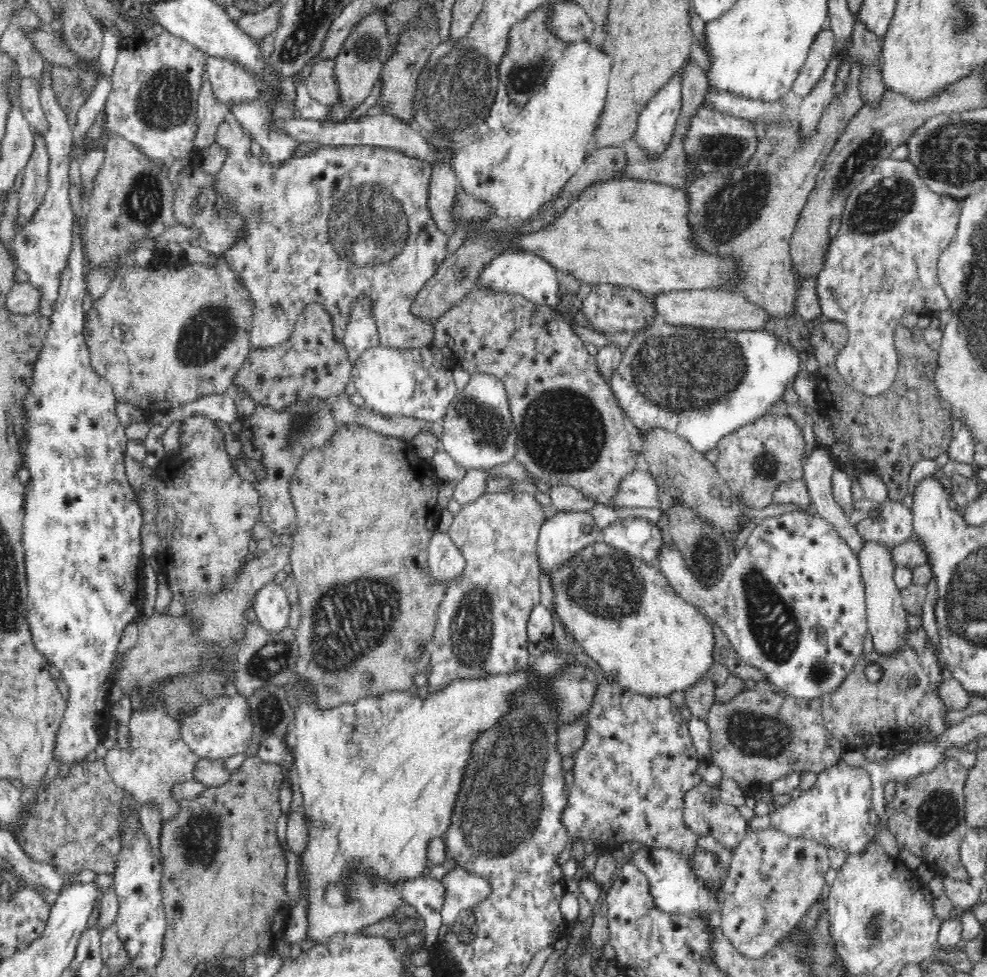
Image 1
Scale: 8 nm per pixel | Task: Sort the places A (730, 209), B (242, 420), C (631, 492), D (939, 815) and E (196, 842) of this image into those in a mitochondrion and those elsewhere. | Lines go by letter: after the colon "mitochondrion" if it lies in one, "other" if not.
A: mitochondrion
B: other
C: other
D: mitochondrion
E: mitochondrion

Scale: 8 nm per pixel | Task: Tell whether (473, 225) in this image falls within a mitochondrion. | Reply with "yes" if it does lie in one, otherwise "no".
no

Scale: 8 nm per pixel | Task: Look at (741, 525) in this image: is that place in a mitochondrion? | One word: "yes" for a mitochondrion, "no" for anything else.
no

